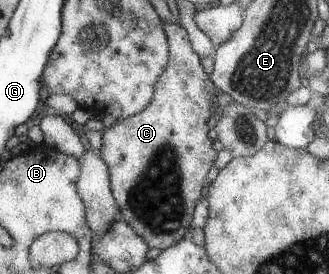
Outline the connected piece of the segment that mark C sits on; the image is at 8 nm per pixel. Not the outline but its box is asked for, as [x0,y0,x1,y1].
[96,21,216,250]

